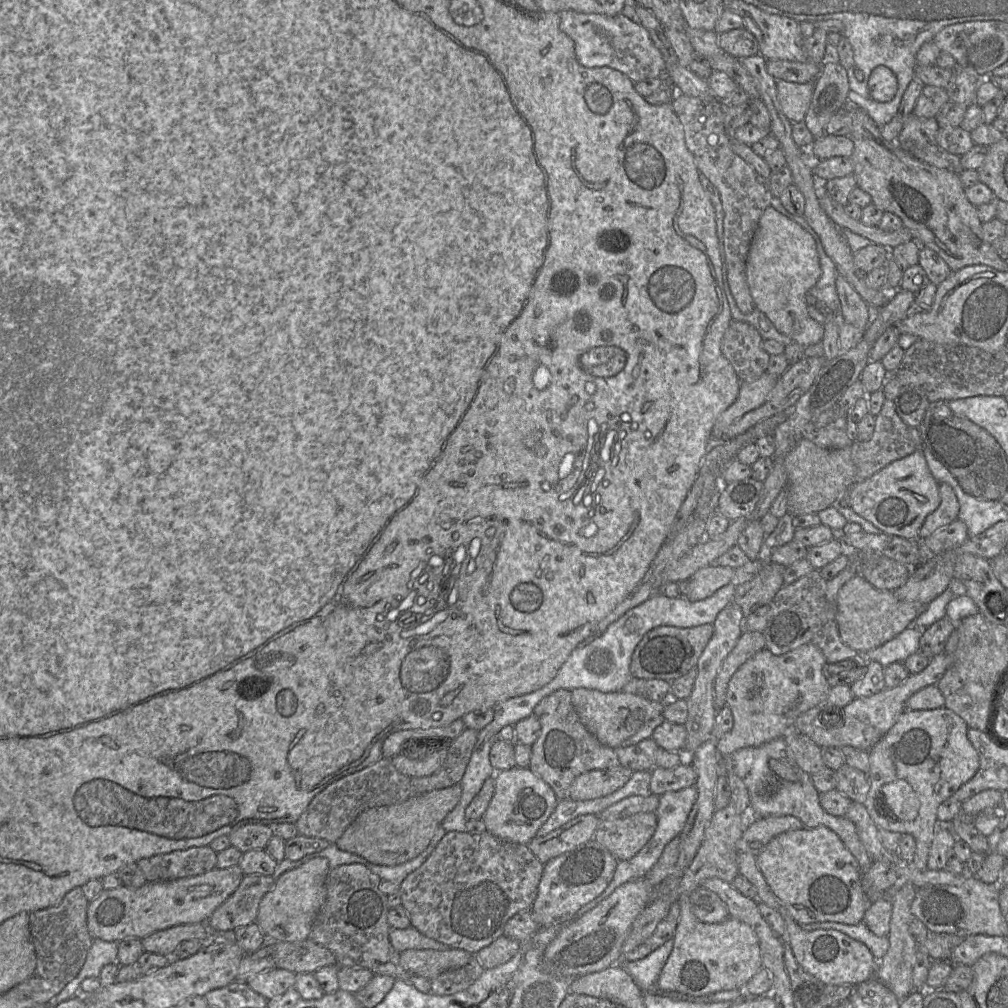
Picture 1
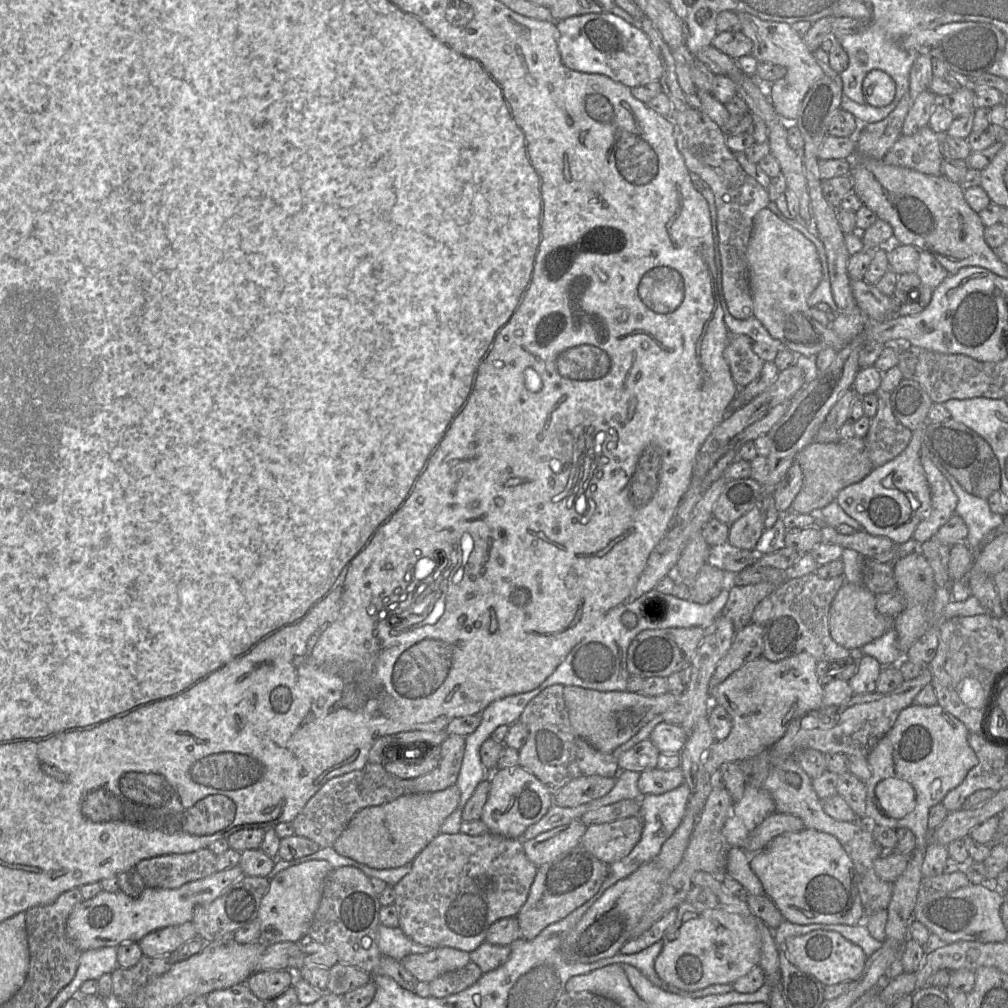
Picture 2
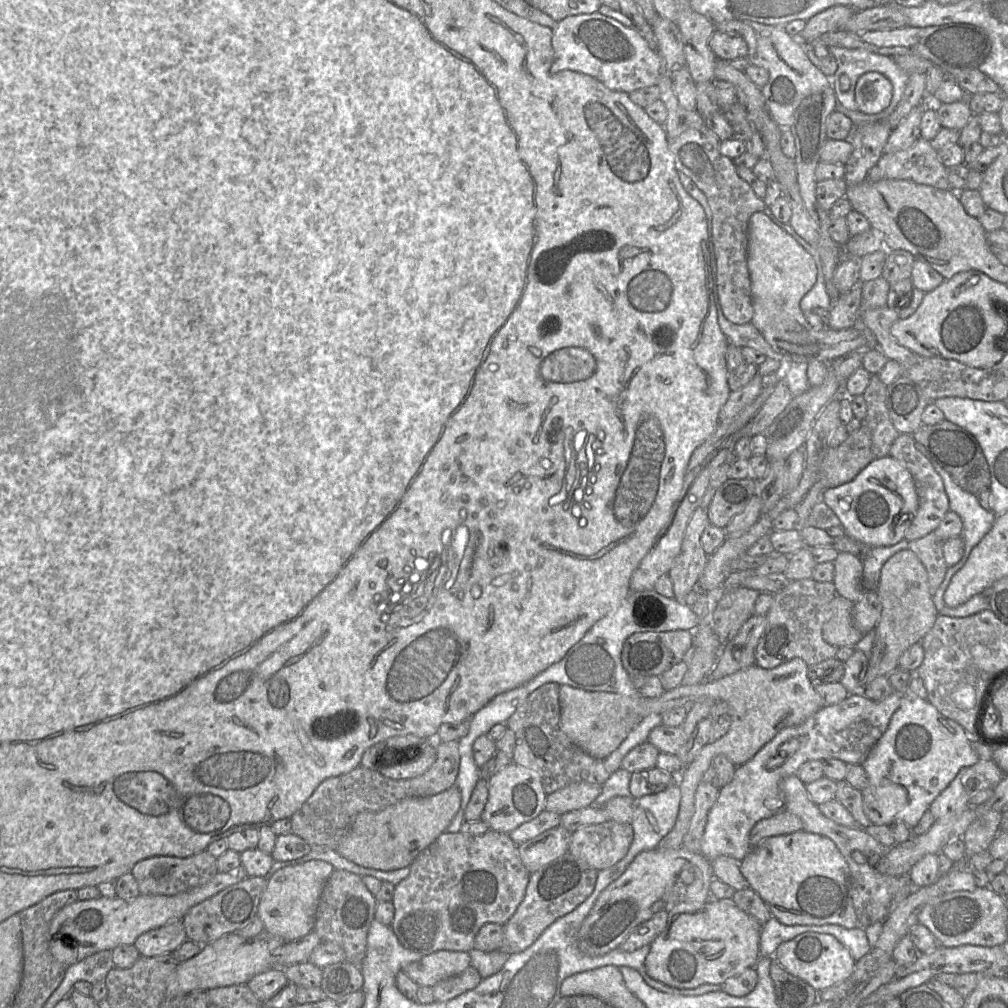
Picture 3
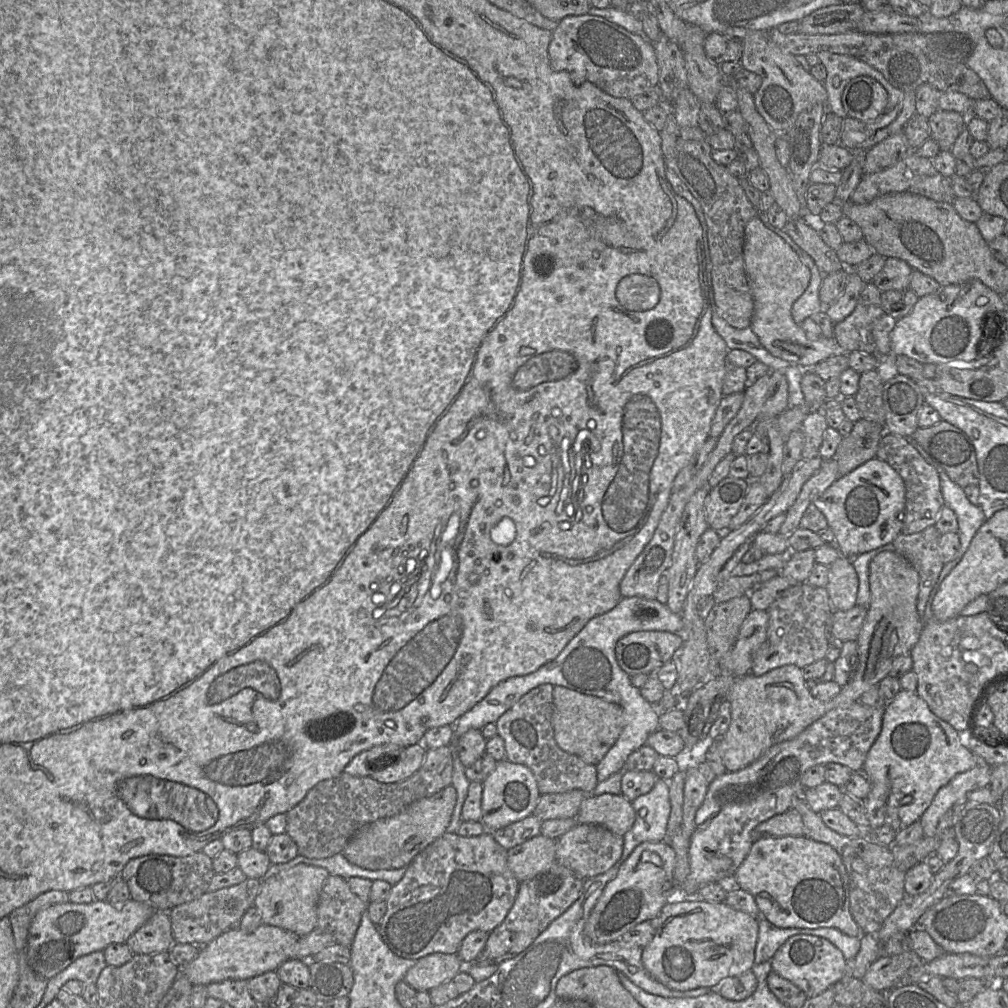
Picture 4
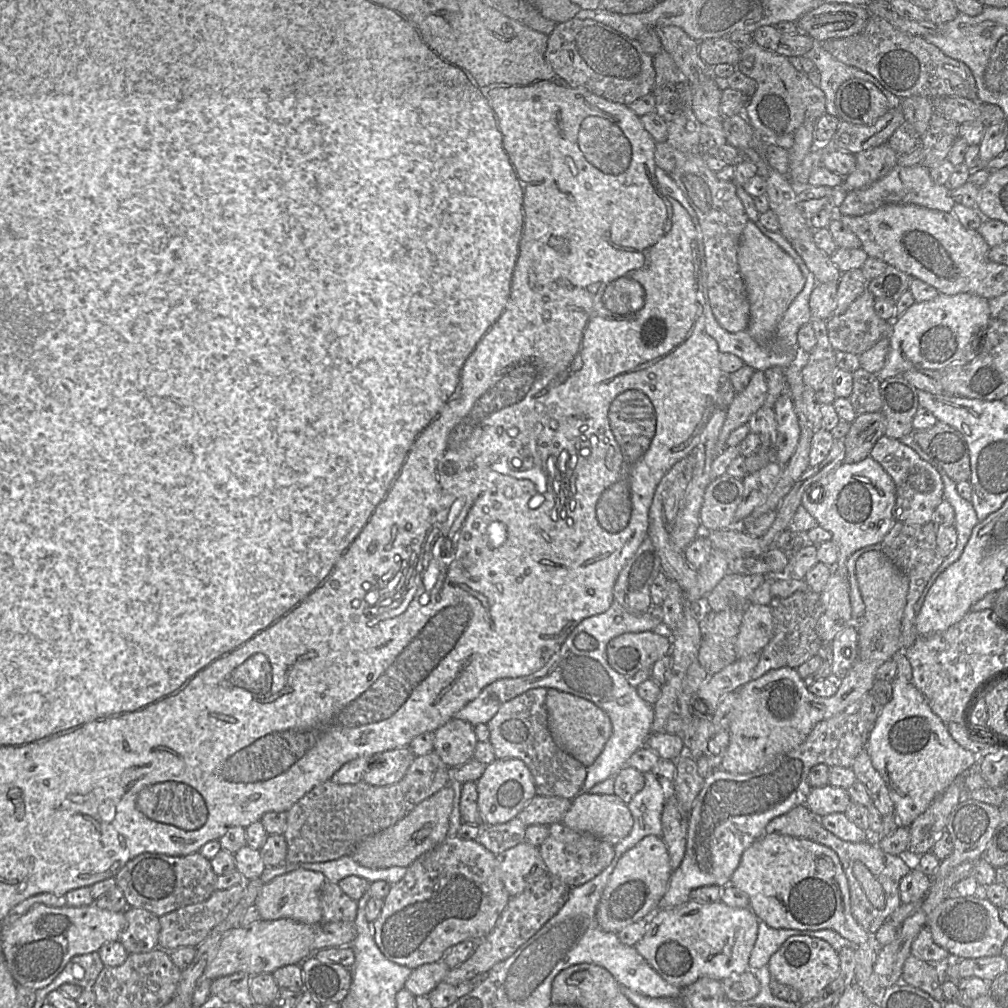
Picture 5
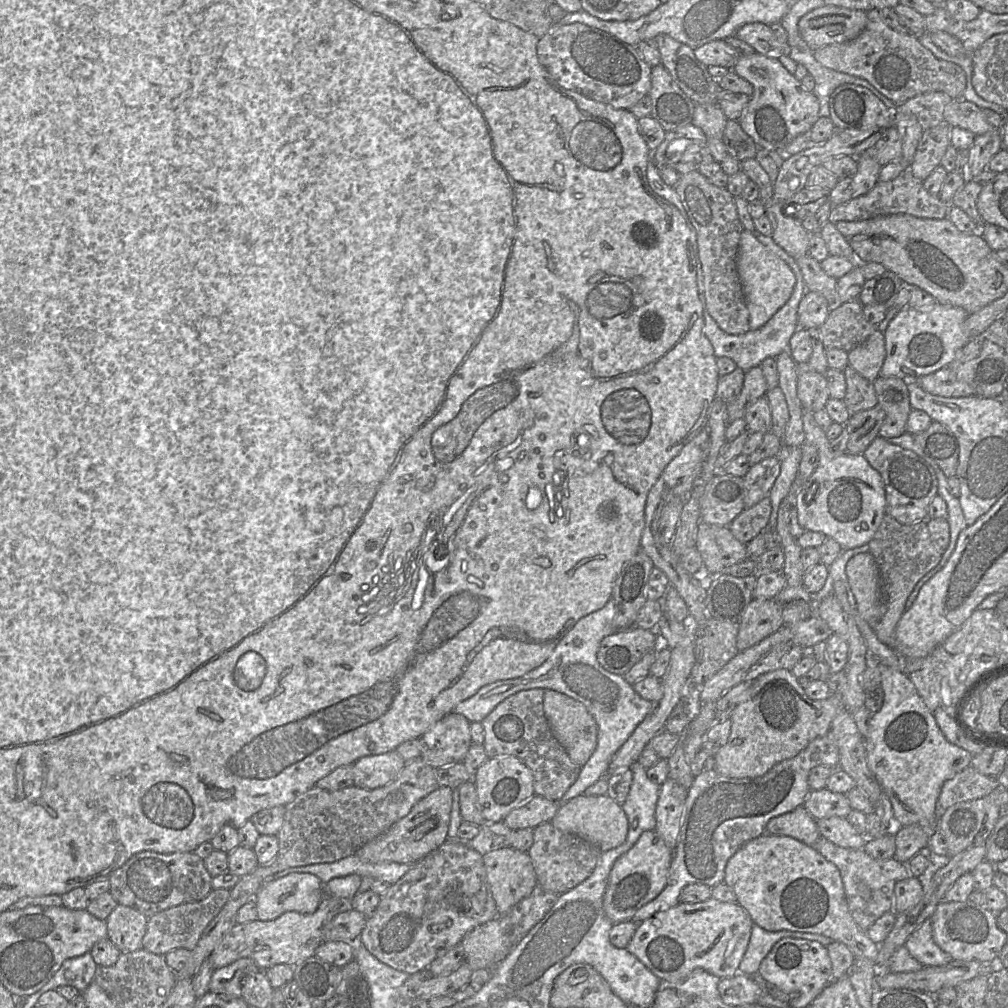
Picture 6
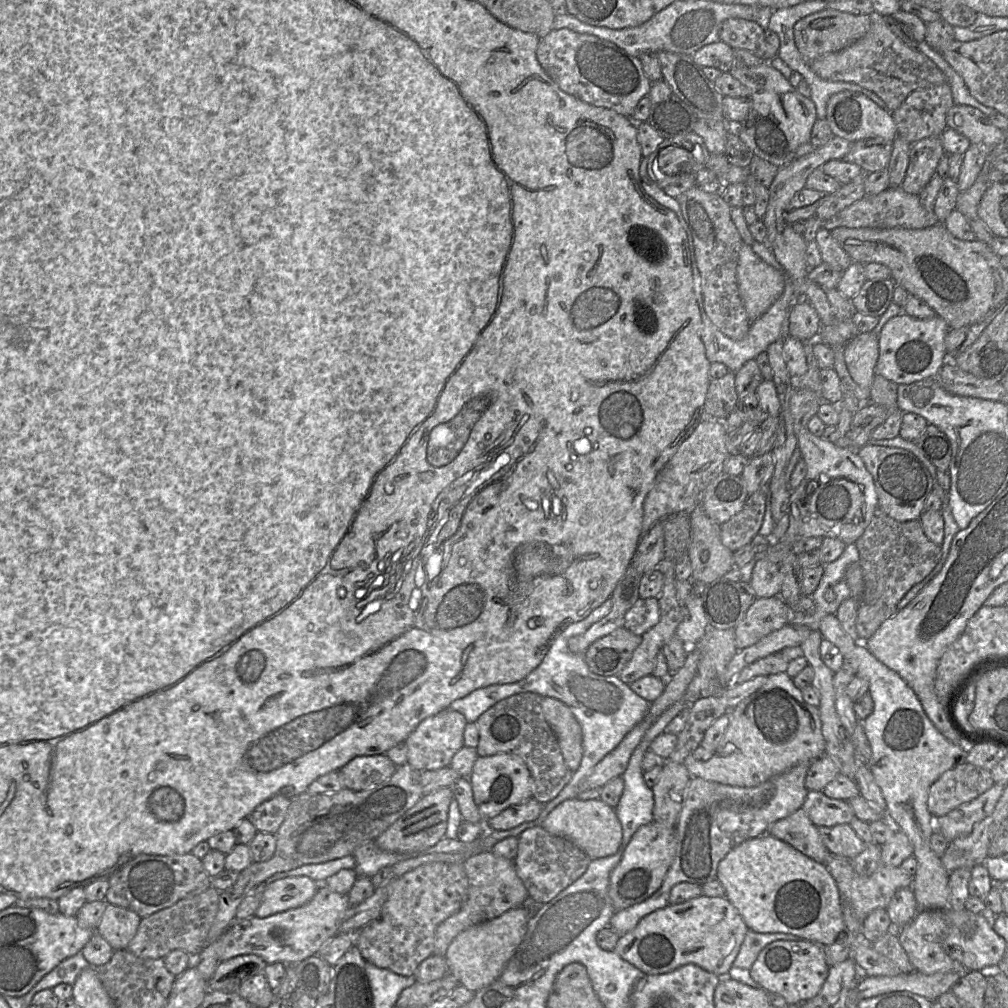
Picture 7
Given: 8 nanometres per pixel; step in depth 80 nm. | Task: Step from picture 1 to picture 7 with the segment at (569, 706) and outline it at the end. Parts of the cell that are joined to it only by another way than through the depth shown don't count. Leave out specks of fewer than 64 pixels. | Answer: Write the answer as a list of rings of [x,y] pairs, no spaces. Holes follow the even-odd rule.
[[[524,692],[500,700],[475,722],[479,731],[478,756],[514,754],[526,764],[533,779],[533,798],[542,804],[552,801],[569,783],[573,772],[566,766],[558,740],[547,723],[541,706],[542,696]]]

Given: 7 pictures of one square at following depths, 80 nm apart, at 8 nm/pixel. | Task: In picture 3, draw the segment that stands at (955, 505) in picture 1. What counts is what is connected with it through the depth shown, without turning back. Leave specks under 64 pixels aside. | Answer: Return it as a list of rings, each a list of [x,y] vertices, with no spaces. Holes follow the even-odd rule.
[[[900,434],[892,443],[889,451],[889,456],[900,461],[911,473],[918,496],[917,511],[905,533],[904,539],[907,541],[916,540],[934,532],[949,511],[949,499],[943,480],[930,461],[915,447],[915,442],[912,434]]]

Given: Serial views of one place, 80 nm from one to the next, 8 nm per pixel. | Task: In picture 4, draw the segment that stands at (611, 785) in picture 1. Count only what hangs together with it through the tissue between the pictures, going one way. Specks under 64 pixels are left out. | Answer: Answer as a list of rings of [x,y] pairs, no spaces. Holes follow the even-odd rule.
[[[579,789],[564,793],[543,794],[532,815],[542,821],[576,818],[580,805],[587,796],[588,793]]]

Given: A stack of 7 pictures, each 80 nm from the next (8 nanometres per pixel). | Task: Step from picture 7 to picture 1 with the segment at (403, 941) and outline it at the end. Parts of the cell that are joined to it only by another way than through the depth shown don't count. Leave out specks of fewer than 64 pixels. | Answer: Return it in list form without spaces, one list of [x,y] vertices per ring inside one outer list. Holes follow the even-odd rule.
[[[448,832],[429,857],[400,884],[401,905],[407,911],[411,926],[423,935],[450,948],[476,954],[503,935],[508,920],[531,908],[536,899],[544,864],[526,844],[509,842],[489,832]]]

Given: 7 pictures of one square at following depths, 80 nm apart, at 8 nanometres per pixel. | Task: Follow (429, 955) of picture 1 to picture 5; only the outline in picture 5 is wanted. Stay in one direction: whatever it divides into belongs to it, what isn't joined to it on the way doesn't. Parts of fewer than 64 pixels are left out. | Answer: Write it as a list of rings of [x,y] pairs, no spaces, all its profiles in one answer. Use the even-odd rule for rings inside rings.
[[[443,961],[423,964],[412,970],[404,987],[415,997],[428,996],[441,982],[443,982],[450,968]]]

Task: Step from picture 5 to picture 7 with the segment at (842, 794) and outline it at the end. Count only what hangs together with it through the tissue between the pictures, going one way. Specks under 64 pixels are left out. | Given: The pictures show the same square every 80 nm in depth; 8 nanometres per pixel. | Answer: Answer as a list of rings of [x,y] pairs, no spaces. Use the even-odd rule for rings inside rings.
[[[808,791],[802,809],[816,827],[849,824],[854,817],[848,801],[829,798],[823,791]]]

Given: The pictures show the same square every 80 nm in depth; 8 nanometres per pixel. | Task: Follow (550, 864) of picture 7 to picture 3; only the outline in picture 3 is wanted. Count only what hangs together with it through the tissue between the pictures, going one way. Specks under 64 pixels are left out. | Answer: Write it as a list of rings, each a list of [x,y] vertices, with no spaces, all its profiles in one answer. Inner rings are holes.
[[[609,820],[590,824],[572,832],[568,853],[597,871],[601,871],[624,858],[633,837],[631,823]]]

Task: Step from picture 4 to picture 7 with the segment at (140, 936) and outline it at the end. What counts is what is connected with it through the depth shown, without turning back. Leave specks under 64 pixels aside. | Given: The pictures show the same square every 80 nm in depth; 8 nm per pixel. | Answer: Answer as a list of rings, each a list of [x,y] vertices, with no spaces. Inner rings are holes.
[[[108,904],[96,931],[116,950],[126,950],[137,933],[141,917],[126,908]]]

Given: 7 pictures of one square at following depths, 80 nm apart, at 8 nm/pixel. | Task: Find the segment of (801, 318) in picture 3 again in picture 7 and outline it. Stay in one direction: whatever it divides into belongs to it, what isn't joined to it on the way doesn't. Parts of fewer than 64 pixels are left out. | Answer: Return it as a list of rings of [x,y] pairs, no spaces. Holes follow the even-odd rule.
[[[743,243],[739,252],[737,266],[737,280],[740,297],[750,323],[760,318],[782,295],[787,275],[783,269],[776,269],[762,258],[752,248]]]

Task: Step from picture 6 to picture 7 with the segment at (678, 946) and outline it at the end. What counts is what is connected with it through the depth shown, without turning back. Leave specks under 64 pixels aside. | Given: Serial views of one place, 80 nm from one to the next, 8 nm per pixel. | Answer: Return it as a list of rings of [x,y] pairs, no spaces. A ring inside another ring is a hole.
[[[701,895],[682,903],[669,904],[646,915],[633,929],[620,936],[614,951],[645,975],[663,974],[685,964],[695,964],[724,978],[733,967],[748,930],[738,910],[728,899]]]

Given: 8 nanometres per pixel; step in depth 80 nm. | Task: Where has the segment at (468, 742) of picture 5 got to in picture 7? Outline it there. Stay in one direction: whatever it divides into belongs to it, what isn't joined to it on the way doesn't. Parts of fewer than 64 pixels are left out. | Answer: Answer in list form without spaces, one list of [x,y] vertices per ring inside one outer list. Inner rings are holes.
[[[449,707],[425,718],[405,741],[407,763],[416,770],[437,770],[449,767],[453,756],[464,747],[463,733],[467,723],[462,713]]]

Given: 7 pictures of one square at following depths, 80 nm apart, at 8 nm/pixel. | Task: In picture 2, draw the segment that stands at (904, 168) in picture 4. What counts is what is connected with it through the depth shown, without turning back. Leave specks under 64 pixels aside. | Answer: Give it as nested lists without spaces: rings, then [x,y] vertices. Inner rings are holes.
[[[927,125],[912,135],[900,135],[885,154],[883,162],[927,175],[942,176],[943,159],[938,134]]]

